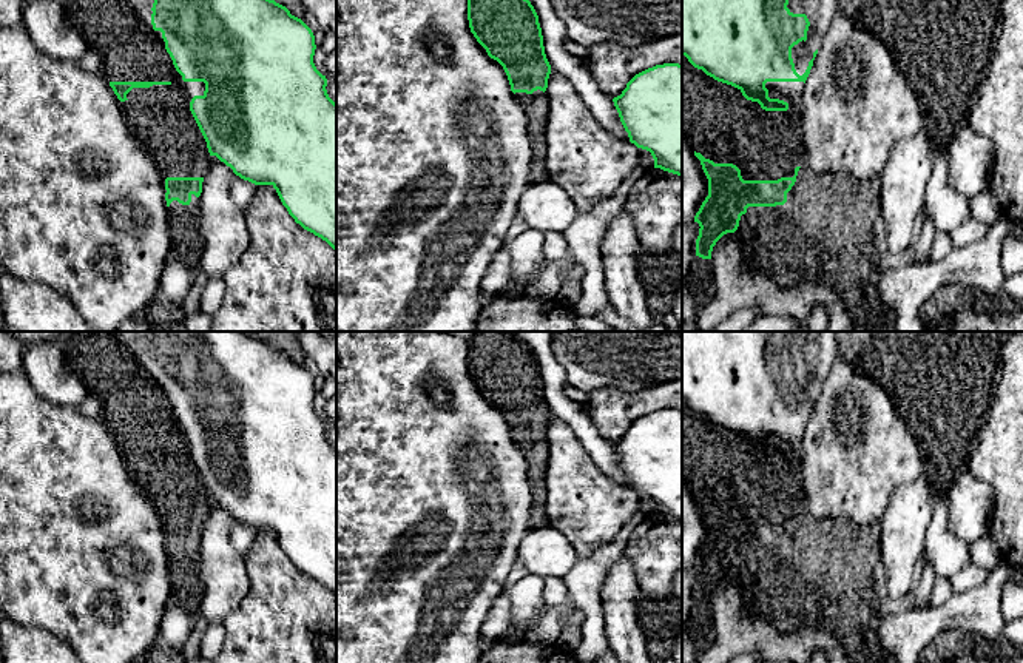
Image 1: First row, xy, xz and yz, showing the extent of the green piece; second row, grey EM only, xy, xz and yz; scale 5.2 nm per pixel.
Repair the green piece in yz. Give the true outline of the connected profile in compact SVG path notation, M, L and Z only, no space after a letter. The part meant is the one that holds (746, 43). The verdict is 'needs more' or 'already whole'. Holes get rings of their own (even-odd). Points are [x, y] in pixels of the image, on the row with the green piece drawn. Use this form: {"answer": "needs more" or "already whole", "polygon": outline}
{"answer": "needs more", "polygon": "M682 0L682 56L717 82L738 88L765 111L787 111L788 103L770 99L767 82L807 80L822 37L838 14L839 0Z"}

